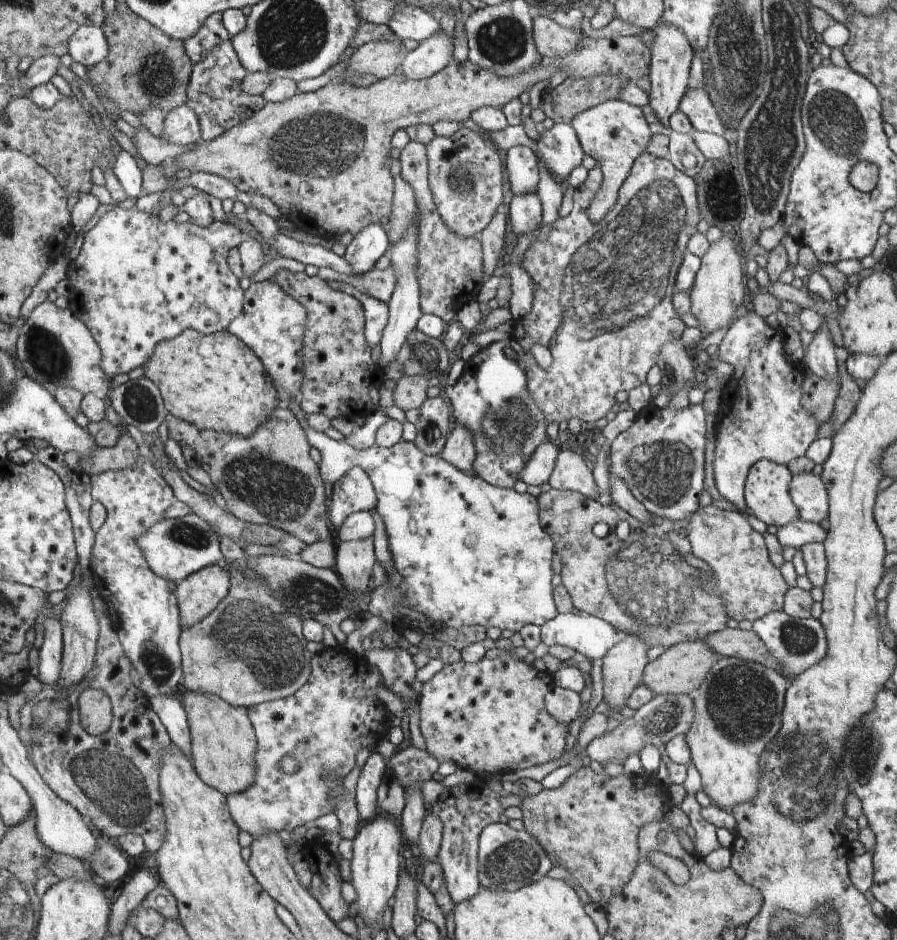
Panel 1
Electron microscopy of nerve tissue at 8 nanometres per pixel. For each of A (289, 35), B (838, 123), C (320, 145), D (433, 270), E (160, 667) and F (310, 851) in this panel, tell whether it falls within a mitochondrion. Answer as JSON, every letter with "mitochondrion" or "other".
{"A":"mitochondrion","B":"mitochondrion","C":"mitochondrion","D":"other","E":"mitochondrion","F":"other"}

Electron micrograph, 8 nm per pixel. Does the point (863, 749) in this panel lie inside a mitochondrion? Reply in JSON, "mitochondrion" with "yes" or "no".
{"mitochondrion":"yes"}

